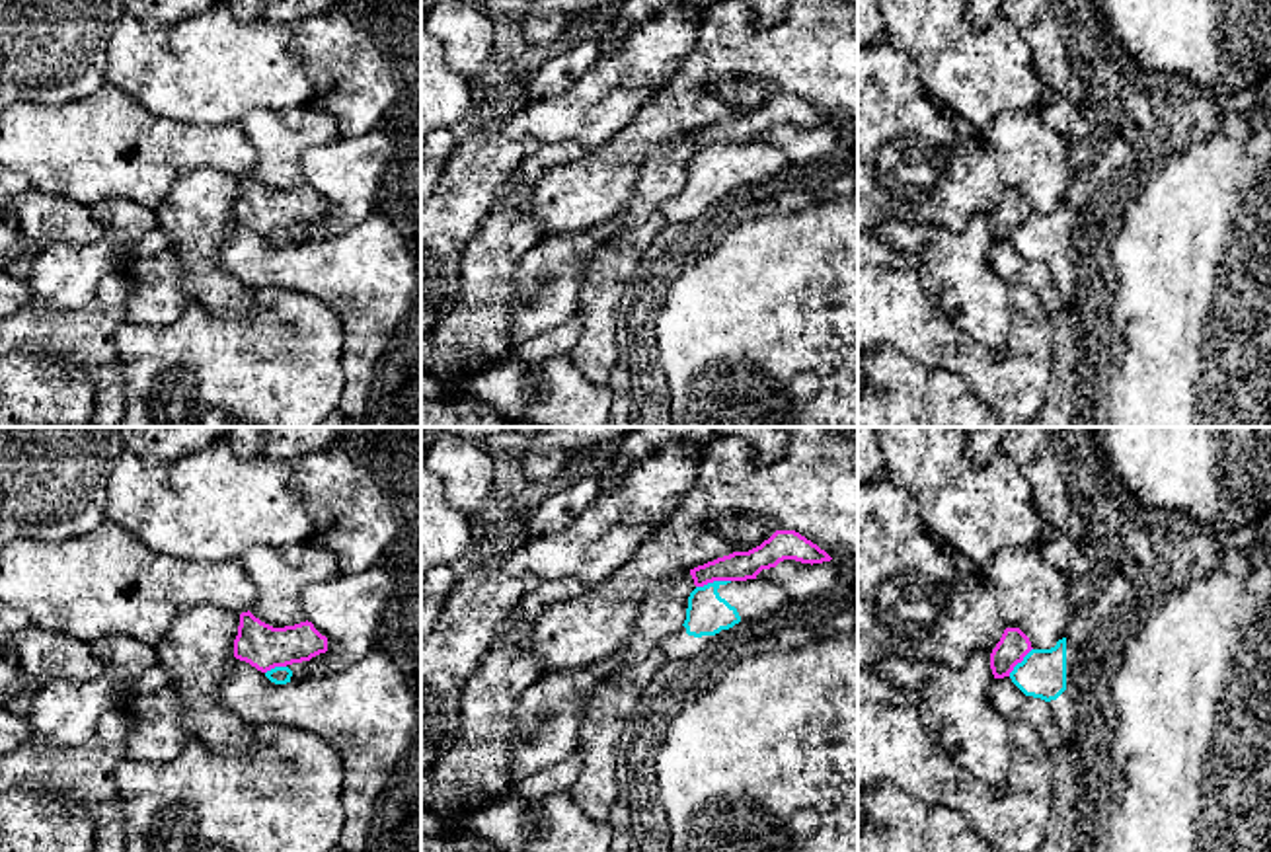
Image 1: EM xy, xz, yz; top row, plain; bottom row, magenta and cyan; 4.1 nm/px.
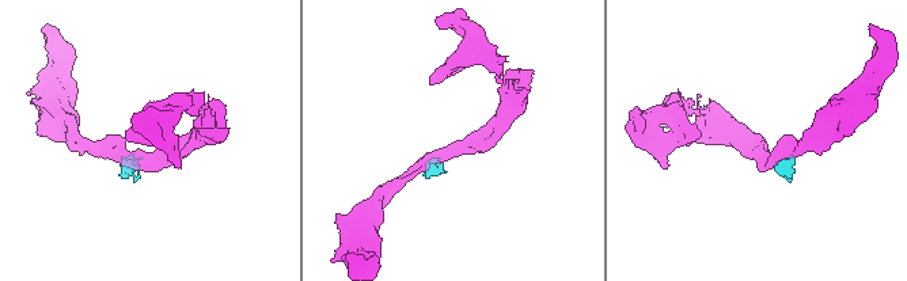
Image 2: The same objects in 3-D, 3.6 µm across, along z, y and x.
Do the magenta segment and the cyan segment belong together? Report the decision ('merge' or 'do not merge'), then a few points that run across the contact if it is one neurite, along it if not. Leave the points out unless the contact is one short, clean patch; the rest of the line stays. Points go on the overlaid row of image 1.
do not merge; line xz (730, 580), (714, 580), (696, 587)

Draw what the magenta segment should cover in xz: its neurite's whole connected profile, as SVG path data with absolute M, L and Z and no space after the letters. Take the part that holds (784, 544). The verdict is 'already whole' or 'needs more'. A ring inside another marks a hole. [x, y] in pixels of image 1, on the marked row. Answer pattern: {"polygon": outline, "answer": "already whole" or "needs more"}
{"polygon": "M776 530L768 540L749 552L733 552L690 569L696 587L713 581L756 579L762 569L776 567L784 560L823 563L832 558L795 530Z", "answer": "already whole"}

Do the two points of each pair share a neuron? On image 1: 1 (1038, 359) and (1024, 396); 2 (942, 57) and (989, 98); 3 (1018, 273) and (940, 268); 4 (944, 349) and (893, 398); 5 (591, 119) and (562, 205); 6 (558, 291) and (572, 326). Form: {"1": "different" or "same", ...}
{"1": "same", "2": "same", "3": "different", "4": "different", "5": "different", "6": "different"}

